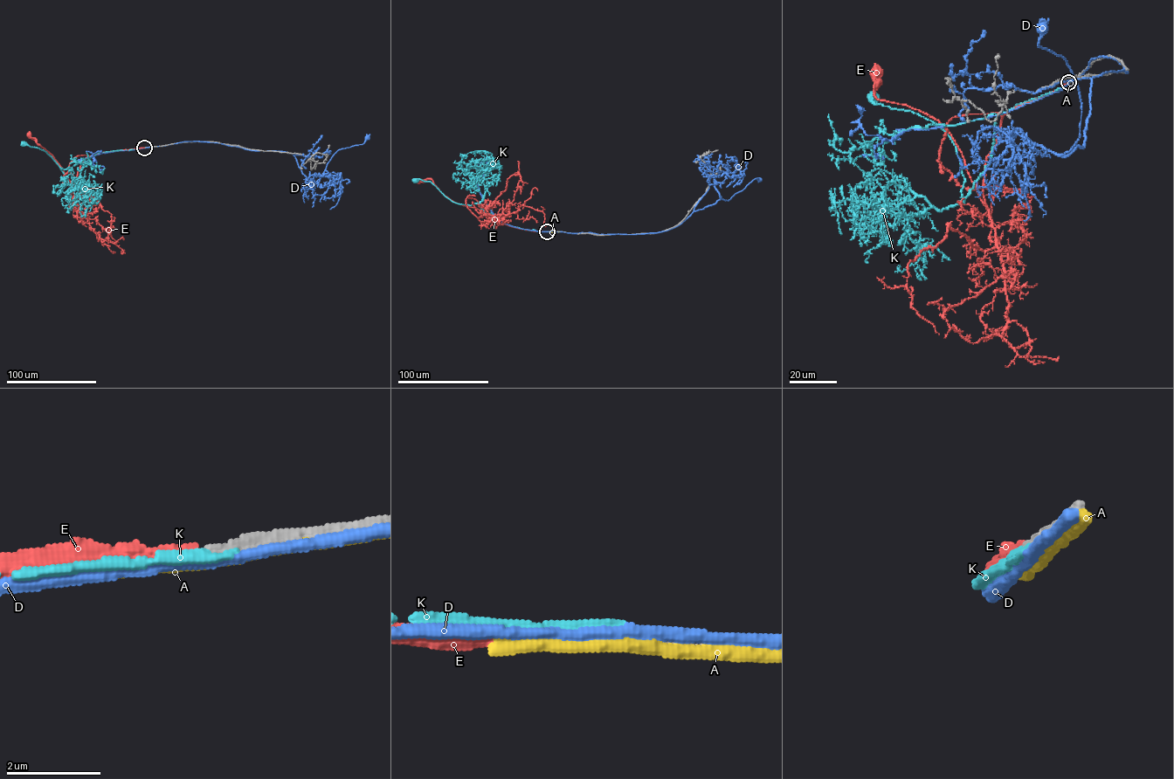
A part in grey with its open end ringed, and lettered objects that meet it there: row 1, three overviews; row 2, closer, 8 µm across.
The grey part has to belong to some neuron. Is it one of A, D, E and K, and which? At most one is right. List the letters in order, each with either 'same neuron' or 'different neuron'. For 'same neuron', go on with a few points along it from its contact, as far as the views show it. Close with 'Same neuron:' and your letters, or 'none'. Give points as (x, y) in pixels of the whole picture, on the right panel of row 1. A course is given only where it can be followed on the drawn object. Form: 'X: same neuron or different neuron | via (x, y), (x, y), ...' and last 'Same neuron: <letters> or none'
A: different neuron
D: different neuron
E: different neuron
K: same neuron | via (1068, 81), (997, 116), (990, 161), (963, 203), (964, 177), (948, 133), (917, 113), (876, 104), (873, 98)
Same neuron: K

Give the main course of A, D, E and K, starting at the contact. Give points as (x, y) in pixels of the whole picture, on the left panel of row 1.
A: (146, 148), (157, 147)
D: (146, 148), (199, 141), (286, 151), (315, 184), (335, 153), (362, 144), (367, 137)
E: (144, 148), (87, 156), (78, 171), (73, 189), (55, 160), (29, 134)
K: (145, 148), (102, 152), (92, 155), (81, 168), (74, 188), (46, 152), (24, 144)

